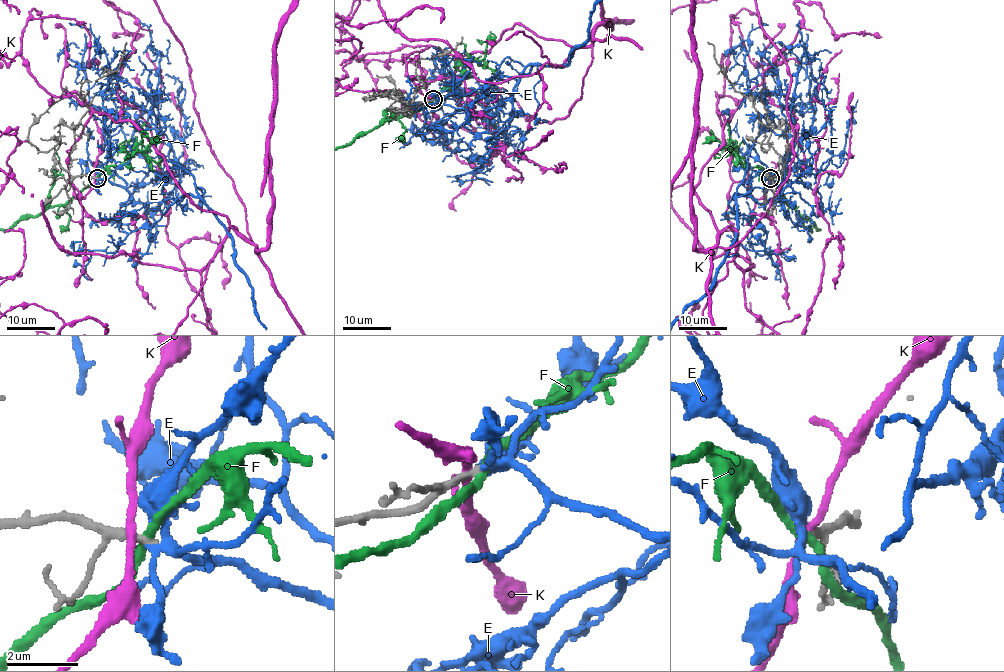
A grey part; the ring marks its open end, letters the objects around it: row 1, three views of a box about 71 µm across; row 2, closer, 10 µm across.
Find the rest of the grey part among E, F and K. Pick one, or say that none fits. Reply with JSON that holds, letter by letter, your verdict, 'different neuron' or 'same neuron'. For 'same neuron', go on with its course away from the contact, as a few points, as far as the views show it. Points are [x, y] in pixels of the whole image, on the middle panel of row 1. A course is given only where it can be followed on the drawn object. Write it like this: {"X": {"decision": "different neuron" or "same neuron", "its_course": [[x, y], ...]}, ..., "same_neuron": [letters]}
{"E": {"decision": "same neuron"}, "F": {"decision": "different neuron"}, "K": {"decision": "different neuron"}, "same_neuron": ["E"]}

